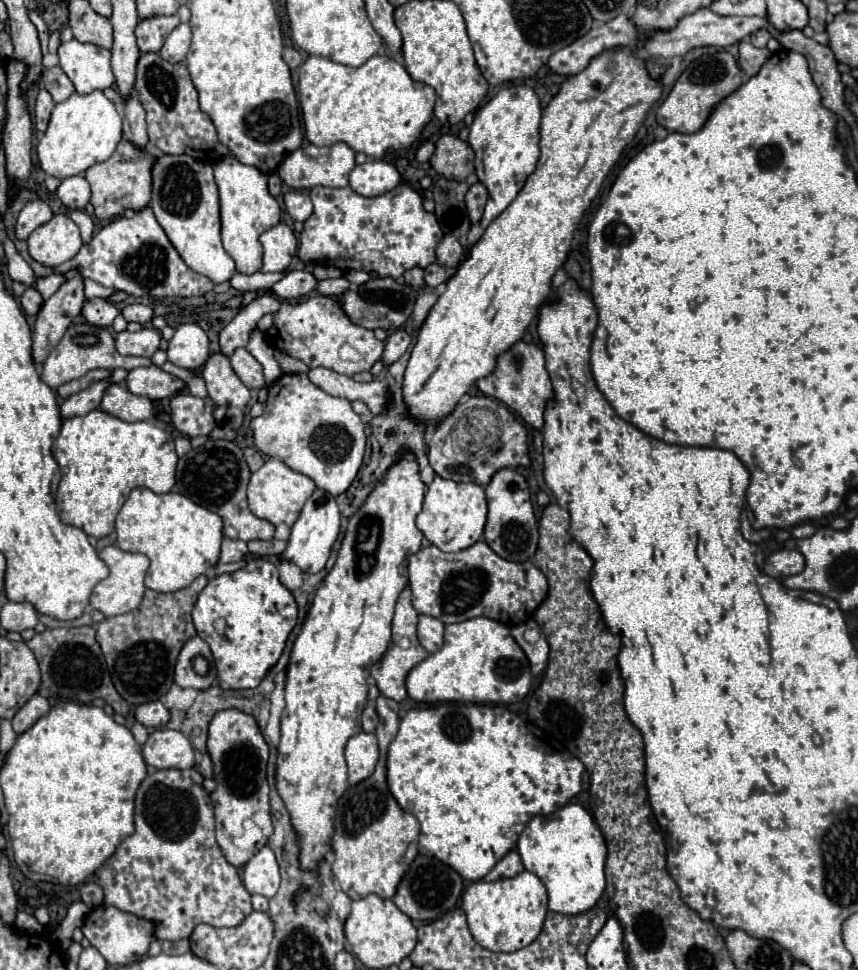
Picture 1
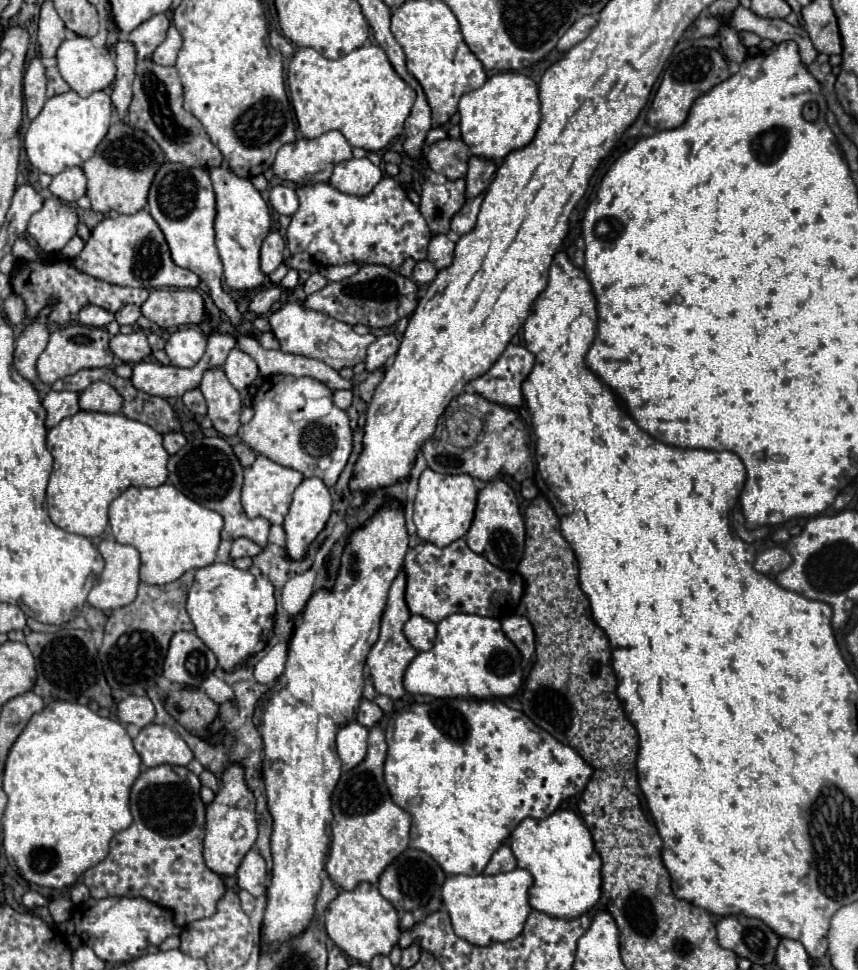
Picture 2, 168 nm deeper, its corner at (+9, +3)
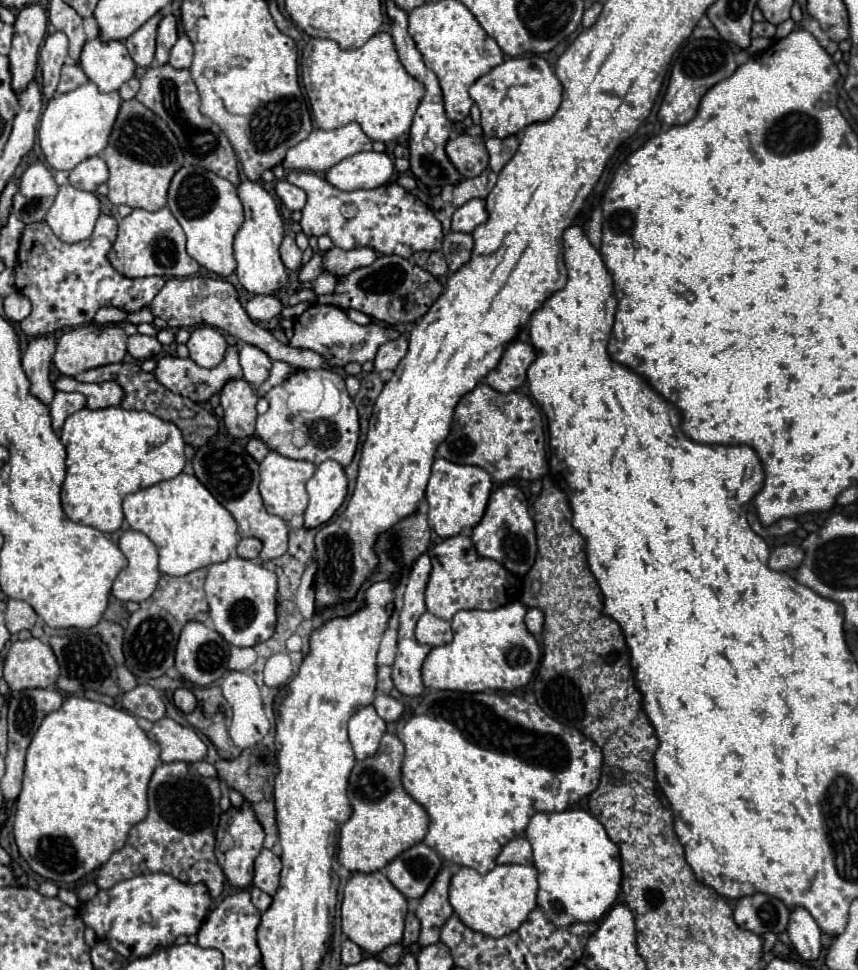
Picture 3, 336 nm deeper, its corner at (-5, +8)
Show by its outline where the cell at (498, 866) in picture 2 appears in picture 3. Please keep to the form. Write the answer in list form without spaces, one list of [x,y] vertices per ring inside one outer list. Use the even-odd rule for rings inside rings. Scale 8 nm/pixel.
[[[518,837],[514,841],[510,841],[502,853],[498,855],[496,859],[498,865],[504,865],[504,863],[518,863],[518,865],[532,865],[532,849],[530,849],[530,843],[524,839],[524,837]]]

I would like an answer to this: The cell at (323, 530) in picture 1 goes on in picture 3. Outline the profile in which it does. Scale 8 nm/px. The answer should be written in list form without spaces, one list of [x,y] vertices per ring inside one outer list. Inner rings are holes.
[[[324,461],[318,465],[312,479],[306,483],[306,491],[310,503],[304,513],[304,527],[314,529],[328,523],[346,499],[348,481],[342,465],[336,461]]]

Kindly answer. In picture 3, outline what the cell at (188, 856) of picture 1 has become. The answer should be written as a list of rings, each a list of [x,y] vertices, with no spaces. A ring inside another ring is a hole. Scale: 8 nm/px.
[[[162,763],[148,785],[150,813],[128,833],[126,845],[100,867],[96,885],[114,887],[134,875],[166,871],[182,883],[206,883],[212,899],[224,891],[224,873],[214,857],[214,833],[220,821],[220,781],[216,775],[198,775],[190,763]]]

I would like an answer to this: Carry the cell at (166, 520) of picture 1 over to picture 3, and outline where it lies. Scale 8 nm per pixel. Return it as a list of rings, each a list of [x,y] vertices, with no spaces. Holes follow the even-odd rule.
[[[186,473],[126,495],[124,517],[130,529],[148,535],[160,549],[160,571],[172,577],[226,561],[240,541],[230,511],[226,511],[194,475]]]

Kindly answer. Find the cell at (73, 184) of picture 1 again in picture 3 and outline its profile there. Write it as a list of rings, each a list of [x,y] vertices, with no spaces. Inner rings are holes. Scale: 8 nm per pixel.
[[[90,157],[70,171],[70,185],[84,191],[96,191],[98,185],[106,183],[106,179],[108,167],[102,157]]]

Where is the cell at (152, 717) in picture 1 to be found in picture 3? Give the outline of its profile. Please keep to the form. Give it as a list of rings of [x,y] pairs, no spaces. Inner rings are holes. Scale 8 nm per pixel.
[[[138,685],[132,691],[124,693],[122,705],[128,713],[136,717],[144,717],[148,721],[158,721],[166,715],[166,707],[160,697],[160,691],[156,691],[150,685]]]

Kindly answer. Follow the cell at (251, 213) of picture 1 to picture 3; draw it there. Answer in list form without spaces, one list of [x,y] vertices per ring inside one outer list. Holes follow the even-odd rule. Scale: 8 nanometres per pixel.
[[[242,181],[238,185],[238,197],[244,205],[244,223],[234,235],[234,257],[238,261],[238,281],[242,287],[256,295],[272,295],[288,281],[286,267],[278,255],[278,247],[284,237],[284,223],[278,213],[278,205],[272,193],[268,193],[256,181]]]

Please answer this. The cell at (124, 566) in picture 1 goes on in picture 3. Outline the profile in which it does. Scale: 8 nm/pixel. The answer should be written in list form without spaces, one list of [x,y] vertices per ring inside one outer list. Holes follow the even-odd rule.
[[[126,531],[118,541],[120,551],[128,559],[128,567],[118,573],[112,585],[112,595],[120,601],[146,601],[160,579],[158,549],[140,531]]]

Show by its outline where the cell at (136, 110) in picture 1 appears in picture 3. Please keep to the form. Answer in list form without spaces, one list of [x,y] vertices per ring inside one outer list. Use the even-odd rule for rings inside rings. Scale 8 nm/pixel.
[[[154,15],[146,21],[134,35],[126,39],[126,49],[138,67],[150,67],[154,61],[154,47],[156,47],[156,27],[160,15]]]

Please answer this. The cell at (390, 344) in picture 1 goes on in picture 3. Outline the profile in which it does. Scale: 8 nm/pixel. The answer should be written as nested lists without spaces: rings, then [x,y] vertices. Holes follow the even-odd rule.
[[[398,337],[398,339],[392,339],[392,341],[386,341],[378,353],[376,353],[376,359],[374,359],[374,369],[376,371],[394,371],[396,365],[400,363],[400,359],[406,355],[408,351],[408,341],[404,337]]]

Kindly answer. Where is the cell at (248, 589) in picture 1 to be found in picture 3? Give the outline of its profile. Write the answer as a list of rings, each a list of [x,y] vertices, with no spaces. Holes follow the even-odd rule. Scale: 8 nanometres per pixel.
[[[242,557],[208,567],[204,583],[214,629],[236,647],[254,647],[268,641],[276,629],[276,573]]]

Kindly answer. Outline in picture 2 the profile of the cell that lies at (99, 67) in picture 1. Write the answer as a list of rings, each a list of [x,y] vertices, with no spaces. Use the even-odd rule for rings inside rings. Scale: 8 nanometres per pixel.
[[[88,38],[64,40],[56,54],[62,78],[80,96],[104,90],[116,76],[116,64],[106,48],[96,48]]]

